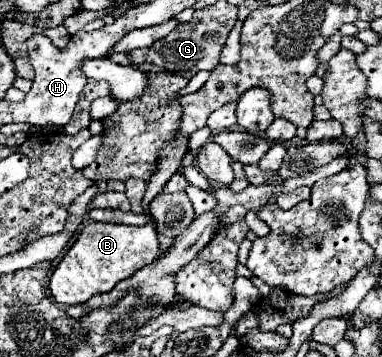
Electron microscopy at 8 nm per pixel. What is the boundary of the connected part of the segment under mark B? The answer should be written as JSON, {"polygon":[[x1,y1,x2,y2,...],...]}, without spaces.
{"polygon":[[91,223,87,225,61,263,55,267,49,291,57,303,77,305,85,303,97,293,111,291,121,279,131,277,137,269,153,263,161,255,155,225,131,227,125,224]]}

